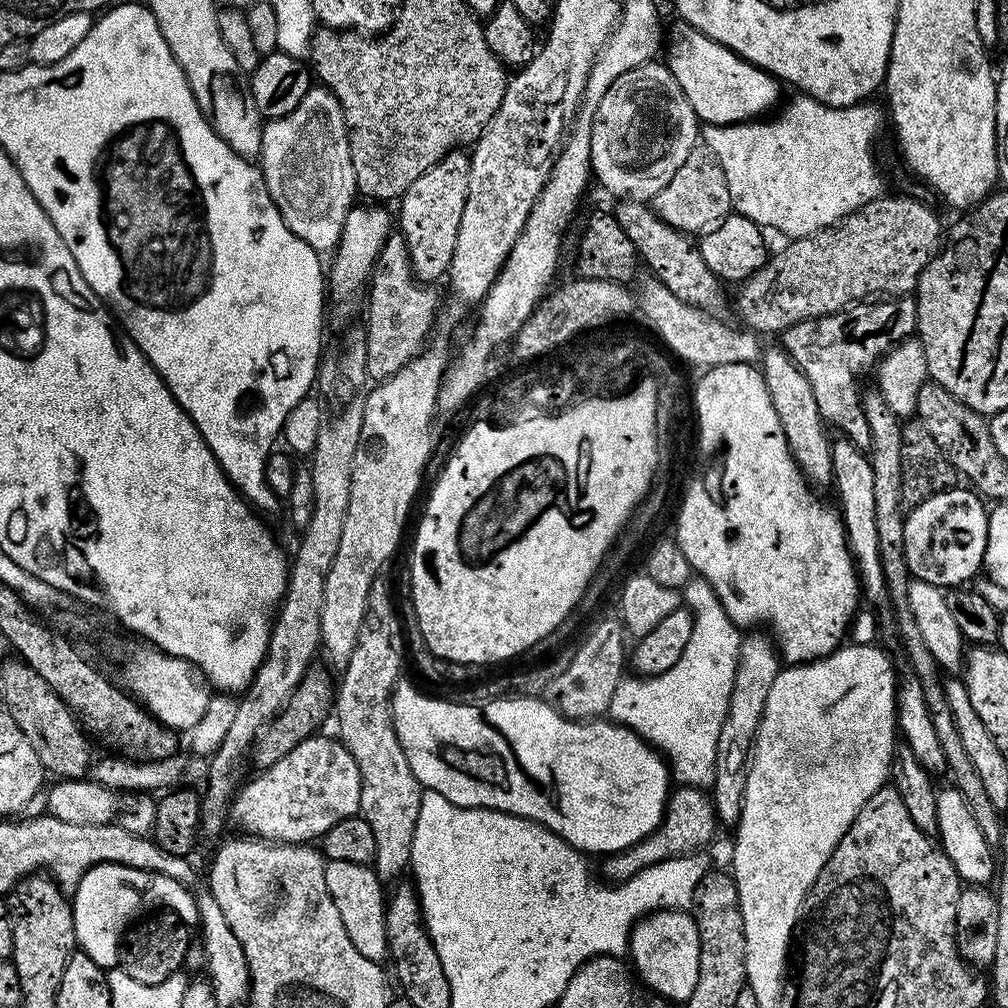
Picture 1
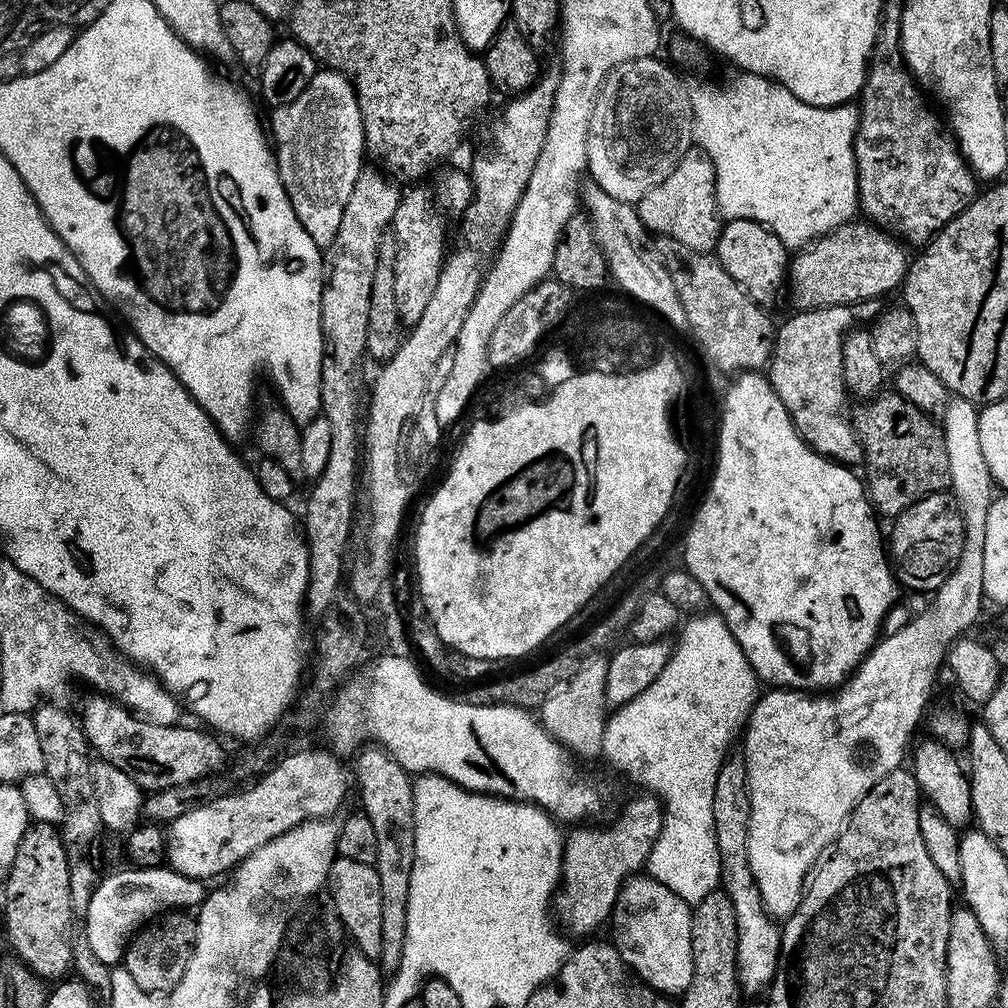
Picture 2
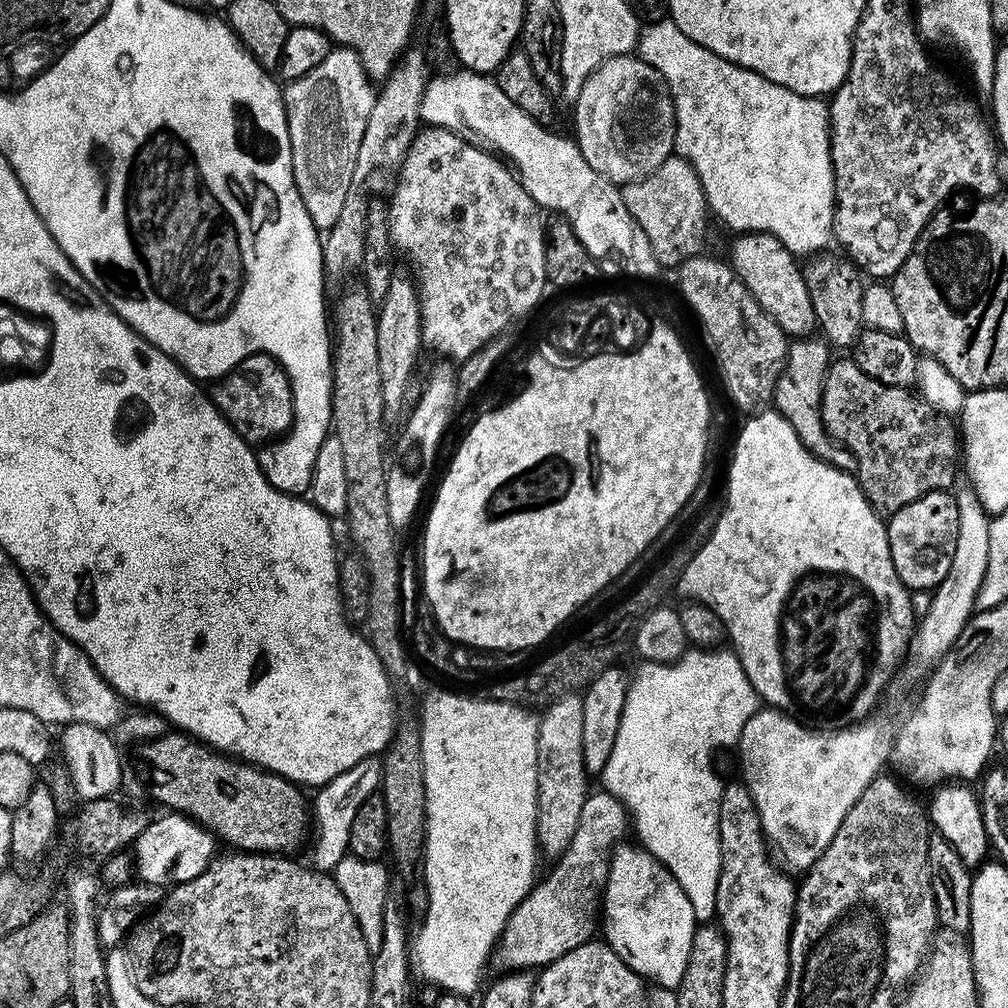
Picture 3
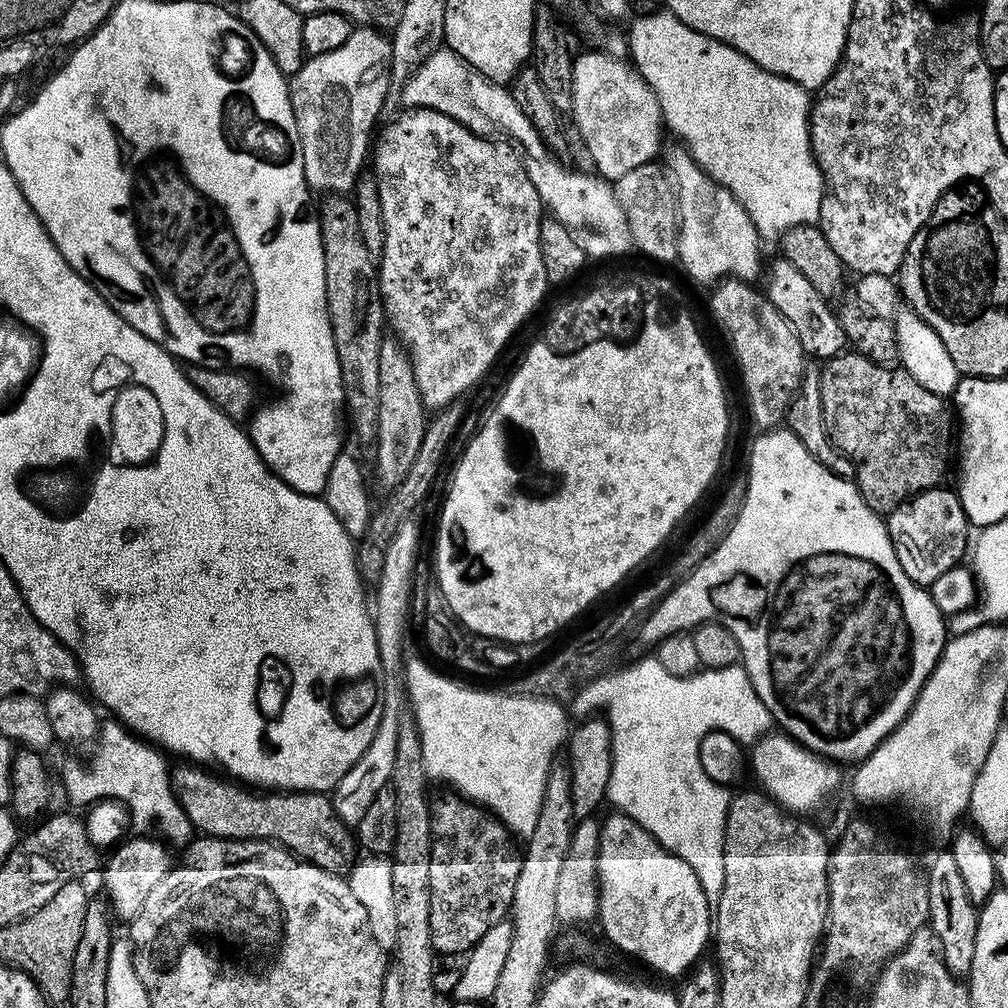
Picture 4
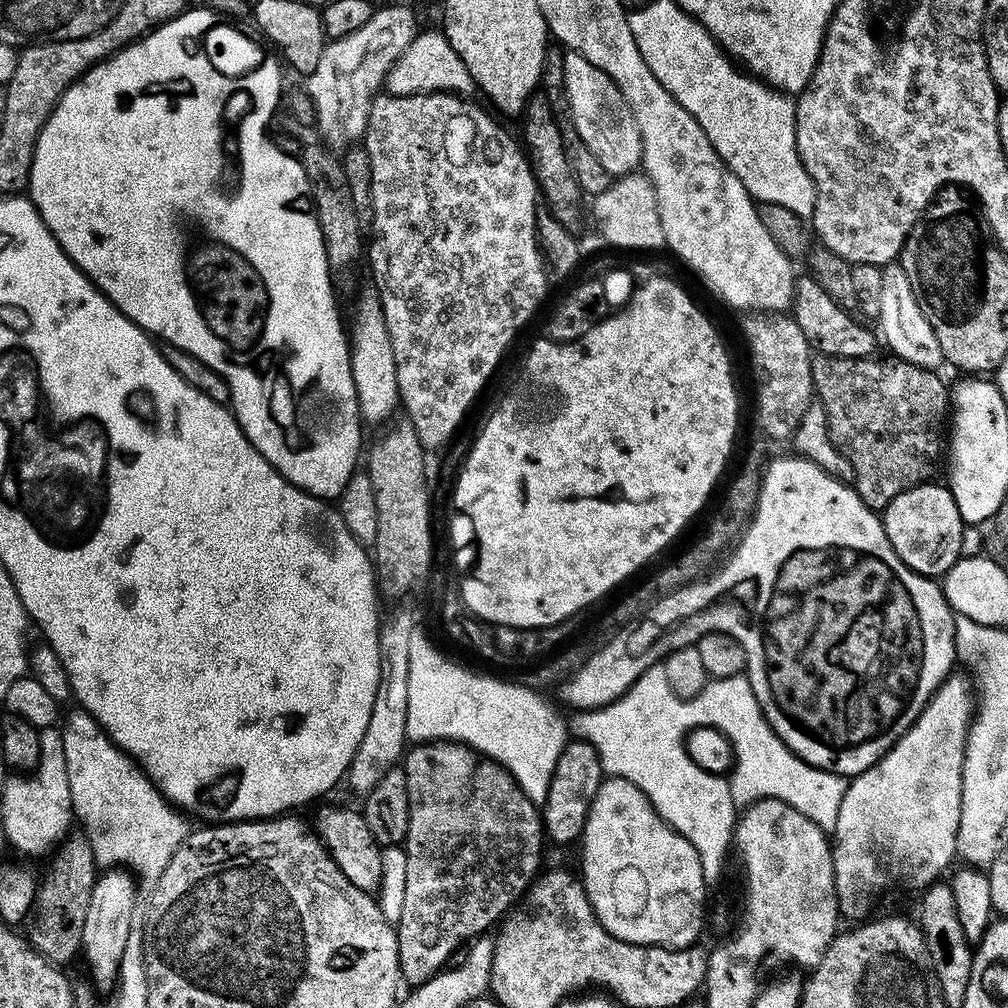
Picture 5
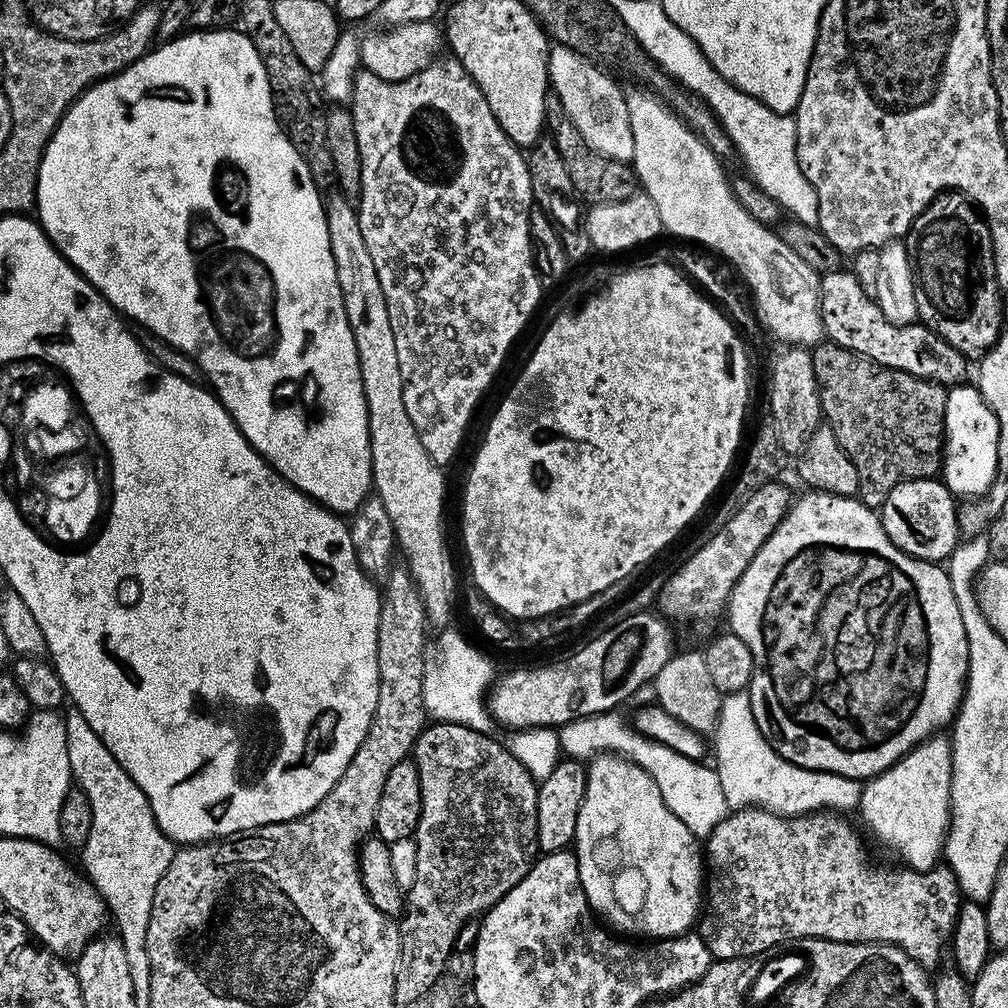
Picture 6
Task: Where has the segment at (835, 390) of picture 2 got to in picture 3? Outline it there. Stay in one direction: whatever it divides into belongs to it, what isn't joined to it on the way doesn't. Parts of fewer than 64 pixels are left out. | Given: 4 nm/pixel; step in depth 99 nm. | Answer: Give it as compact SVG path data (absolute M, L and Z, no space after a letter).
M796 338L789 343L788 357L776 383L774 408L782 413L786 422L790 422L790 426L794 426L794 434L798 434L802 446L806 446L808 452L838 470L855 473L854 454L850 454L848 448L843 448L837 440L833 440L822 422L820 399L824 389L824 376L828 373L830 363L828 352L830 353L829 345L820 338Z

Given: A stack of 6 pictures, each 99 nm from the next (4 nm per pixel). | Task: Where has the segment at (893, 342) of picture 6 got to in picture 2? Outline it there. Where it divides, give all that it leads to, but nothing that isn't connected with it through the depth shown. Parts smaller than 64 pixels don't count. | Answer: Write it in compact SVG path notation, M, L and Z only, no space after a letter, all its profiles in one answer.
M730 220L721 227L720 237L714 249L716 261L742 286L742 290L755 304L769 306L782 292L788 275L790 249L765 224L753 220Z

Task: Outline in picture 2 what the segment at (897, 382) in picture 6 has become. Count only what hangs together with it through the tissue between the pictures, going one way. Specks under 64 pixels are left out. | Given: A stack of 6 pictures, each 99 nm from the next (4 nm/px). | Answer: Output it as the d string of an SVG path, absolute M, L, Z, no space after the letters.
M884 390L871 397L855 413L851 413L852 427L856 429L860 437L860 444L864 448L863 471L868 471L866 476L866 495L875 511L881 517L895 518L905 512L910 506L914 506L922 498L926 498L935 492L948 492L951 489L950 482L950 458L946 455L946 442L939 423L936 424L931 415L918 406L910 403L905 396L899 396L895 390Z

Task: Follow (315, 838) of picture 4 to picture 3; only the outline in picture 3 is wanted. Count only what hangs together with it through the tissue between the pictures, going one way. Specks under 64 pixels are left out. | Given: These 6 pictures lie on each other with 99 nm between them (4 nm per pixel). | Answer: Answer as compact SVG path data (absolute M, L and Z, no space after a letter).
M169 730L161 735L153 736L147 742L141 743L140 748L140 764L144 767L144 780L148 783L148 792L160 804L165 804L165 809L171 810L173 813L181 816L189 816L196 823L207 828L217 841L233 844L233 849L239 850L244 854L288 854L291 848L296 848L304 840L304 835L310 832L310 804L304 801L304 796L299 787L293 784L291 780L285 776L279 776L276 772L267 772L264 768L257 768L256 765L247 763L235 756L218 752L214 748L209 748L207 744L201 744L194 736L189 736L179 730Z

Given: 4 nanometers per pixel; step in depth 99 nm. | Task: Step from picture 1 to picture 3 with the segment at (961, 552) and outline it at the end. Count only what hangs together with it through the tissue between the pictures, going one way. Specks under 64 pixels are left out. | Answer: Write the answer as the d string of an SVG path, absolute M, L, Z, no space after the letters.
M951 491L931 492L910 506L902 506L893 516L887 517L888 545L894 562L894 570L905 588L934 590L946 578L946 570L950 570L950 562L954 558L954 542L958 542L958 506L956 497Z

